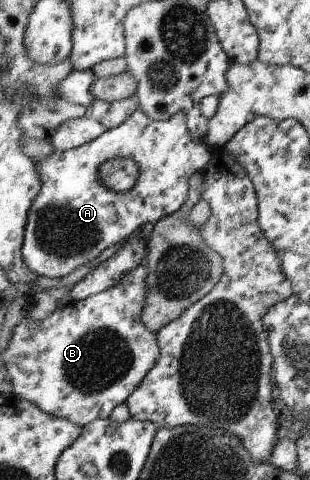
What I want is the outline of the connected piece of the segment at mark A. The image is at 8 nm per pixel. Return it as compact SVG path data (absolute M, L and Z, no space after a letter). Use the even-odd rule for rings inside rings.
M141 107L126 123L109 129L96 141L68 151L57 150L54 155L34 161L42 176L43 189L30 211L30 219L25 237L25 259L31 273L46 277L64 277L73 274L80 267L98 259L106 249L137 235L144 225L158 223L169 215L177 214L189 202L191 182L194 175L203 172L212 162L211 148L198 142L190 131L186 113L181 113L170 121L152 119ZM132 158L142 168L138 185L128 193L118 193L102 179L102 167L112 159Z

